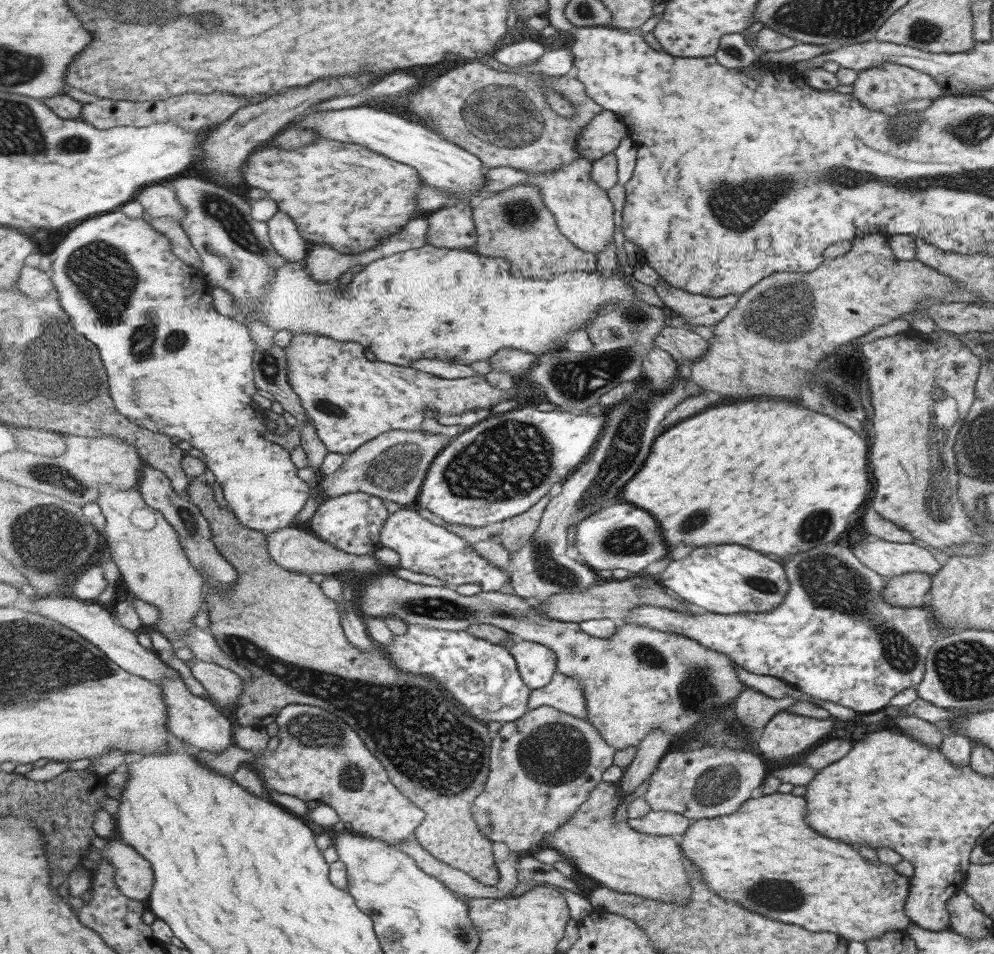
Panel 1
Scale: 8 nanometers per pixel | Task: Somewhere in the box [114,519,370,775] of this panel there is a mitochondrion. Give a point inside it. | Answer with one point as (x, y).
(313, 730)

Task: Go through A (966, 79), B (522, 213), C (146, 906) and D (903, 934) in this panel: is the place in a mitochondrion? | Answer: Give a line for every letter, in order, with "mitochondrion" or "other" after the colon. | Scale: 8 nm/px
A: other
B: mitochondrion
C: other
D: other

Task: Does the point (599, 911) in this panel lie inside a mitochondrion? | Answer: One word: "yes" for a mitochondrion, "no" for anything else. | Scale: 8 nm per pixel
no

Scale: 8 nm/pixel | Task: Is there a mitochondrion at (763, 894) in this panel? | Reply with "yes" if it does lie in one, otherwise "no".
yes

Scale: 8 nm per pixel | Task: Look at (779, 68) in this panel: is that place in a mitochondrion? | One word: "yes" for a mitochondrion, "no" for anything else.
no

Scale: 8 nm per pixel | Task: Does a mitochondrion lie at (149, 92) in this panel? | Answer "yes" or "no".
no

